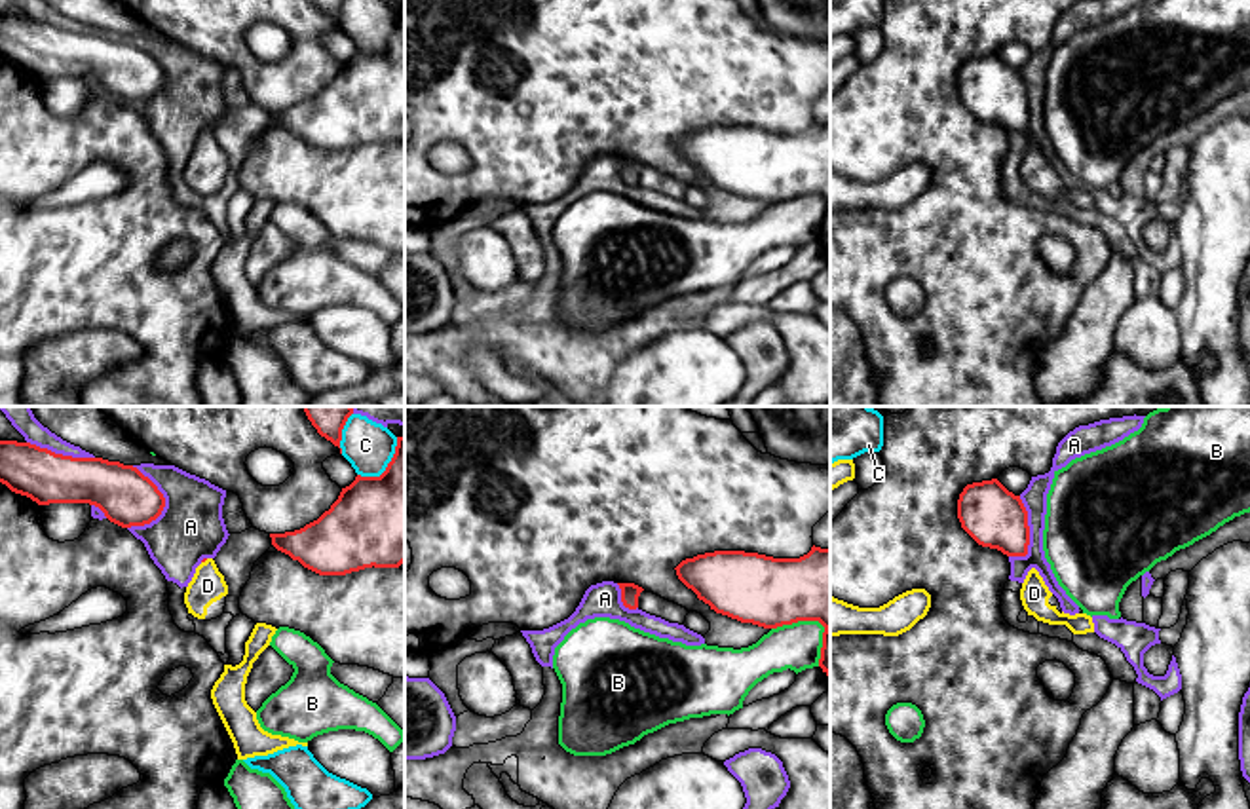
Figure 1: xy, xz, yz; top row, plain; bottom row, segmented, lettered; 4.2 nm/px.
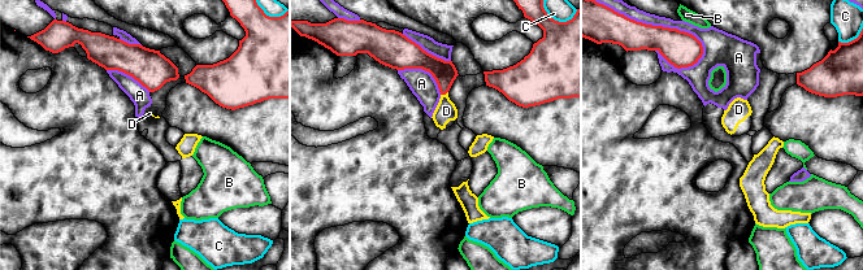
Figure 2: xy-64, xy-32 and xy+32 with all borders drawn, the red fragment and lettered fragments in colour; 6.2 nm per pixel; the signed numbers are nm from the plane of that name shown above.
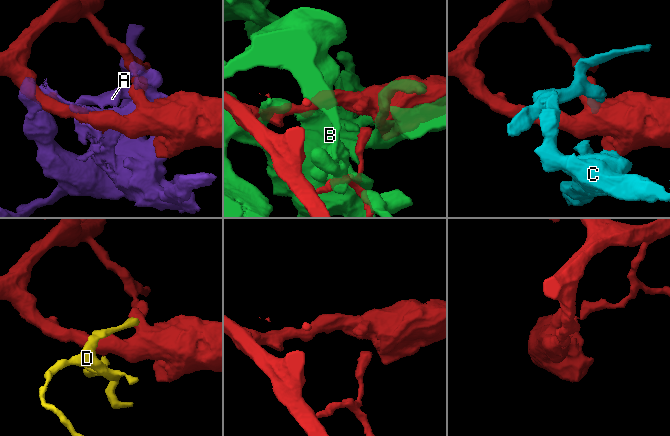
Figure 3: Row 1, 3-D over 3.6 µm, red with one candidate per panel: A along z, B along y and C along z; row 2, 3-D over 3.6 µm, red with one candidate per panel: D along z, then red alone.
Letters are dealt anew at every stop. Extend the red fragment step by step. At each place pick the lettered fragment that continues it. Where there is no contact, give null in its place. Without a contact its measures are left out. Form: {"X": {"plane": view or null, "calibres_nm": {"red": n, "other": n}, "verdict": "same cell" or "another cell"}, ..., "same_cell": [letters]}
{"A": {"plane": "xy", "calibres_nm": {"red": 240, "other": 280}, "verdict": "another cell"}, "B": {"plane": "xz", "calibres_nm": {"red": 320, "other": 200}, "verdict": "another cell"}, "C": {"plane": "xy", "calibres_nm": {"red": 70, "other": 200}, "verdict": "another cell"}, "D": {"plane": "xy", "calibres_nm": {"red": 20, "other": 150}, "verdict": "same cell"}, "same_cell": ["D"]}

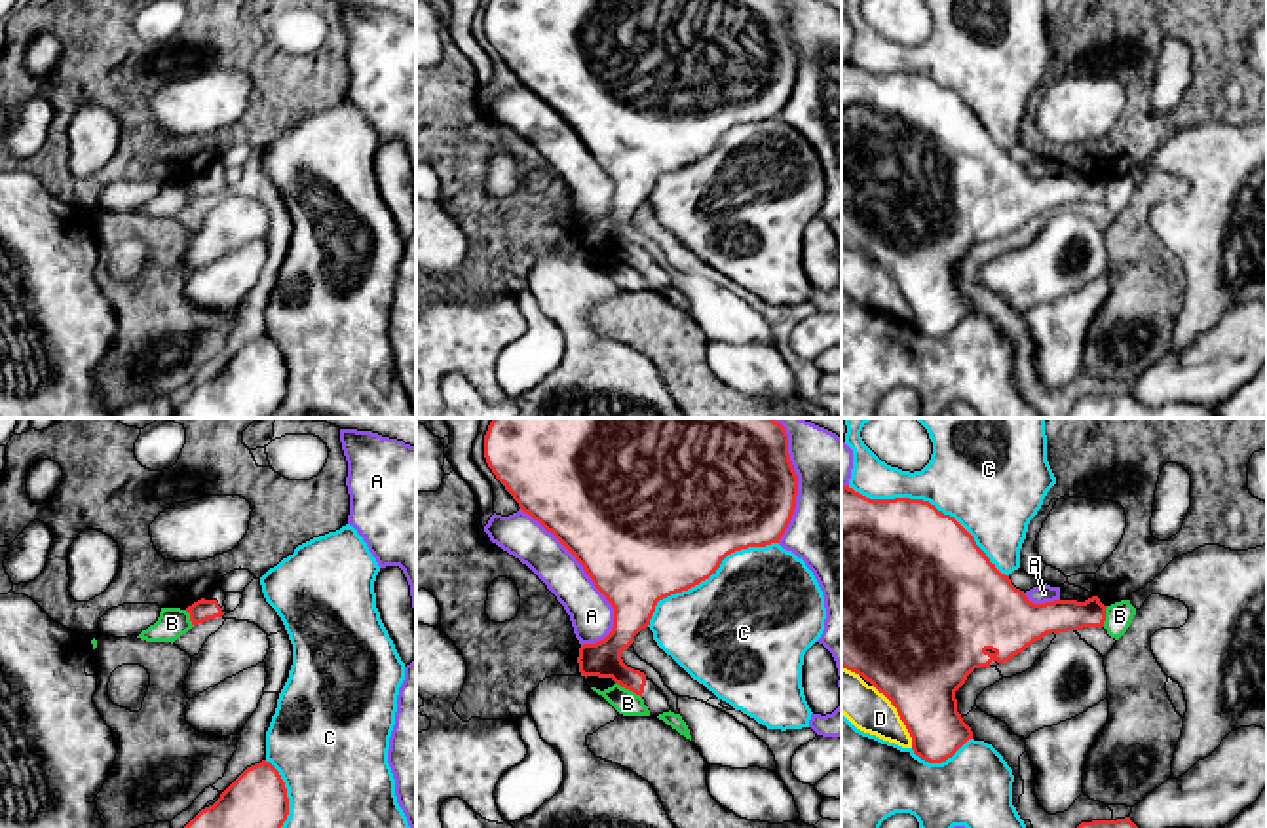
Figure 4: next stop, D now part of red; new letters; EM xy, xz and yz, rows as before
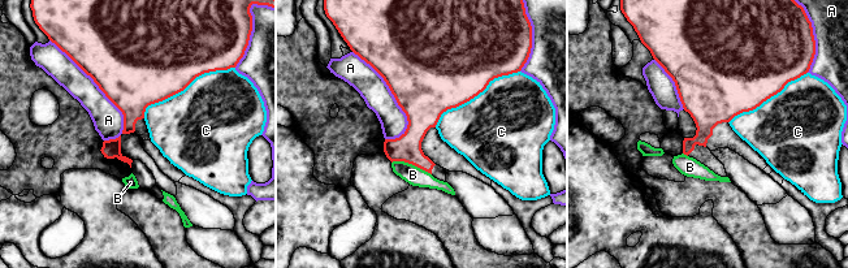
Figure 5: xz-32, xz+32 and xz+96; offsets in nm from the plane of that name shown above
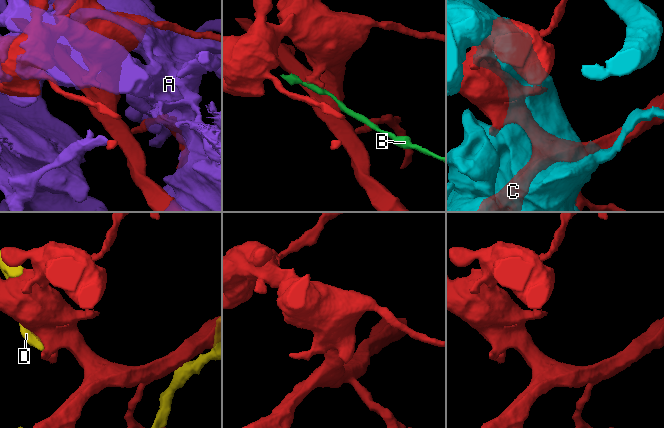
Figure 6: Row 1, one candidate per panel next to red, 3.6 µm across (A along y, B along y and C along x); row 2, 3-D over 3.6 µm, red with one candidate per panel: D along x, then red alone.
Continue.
{"A": {"plane": "xz", "calibres_nm": {"red": 500, "other": 180}, "verdict": "another cell"}, "B": {"plane": "xz", "calibres_nm": {"red": 150, "other": 110}, "verdict": "another cell"}, "C": {"plane": "yz", "calibres_nm": {"red": 500, "other": 420}, "verdict": "another cell"}, "D": {"plane": "yz", "calibres_nm": {"red": 420, "other": 180}, "verdict": "another cell"}, "same_cell": []}

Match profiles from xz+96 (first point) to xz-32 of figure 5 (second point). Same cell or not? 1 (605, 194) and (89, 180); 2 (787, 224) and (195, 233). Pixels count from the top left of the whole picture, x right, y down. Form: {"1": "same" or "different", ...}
{"1": "same", "2": "same"}

